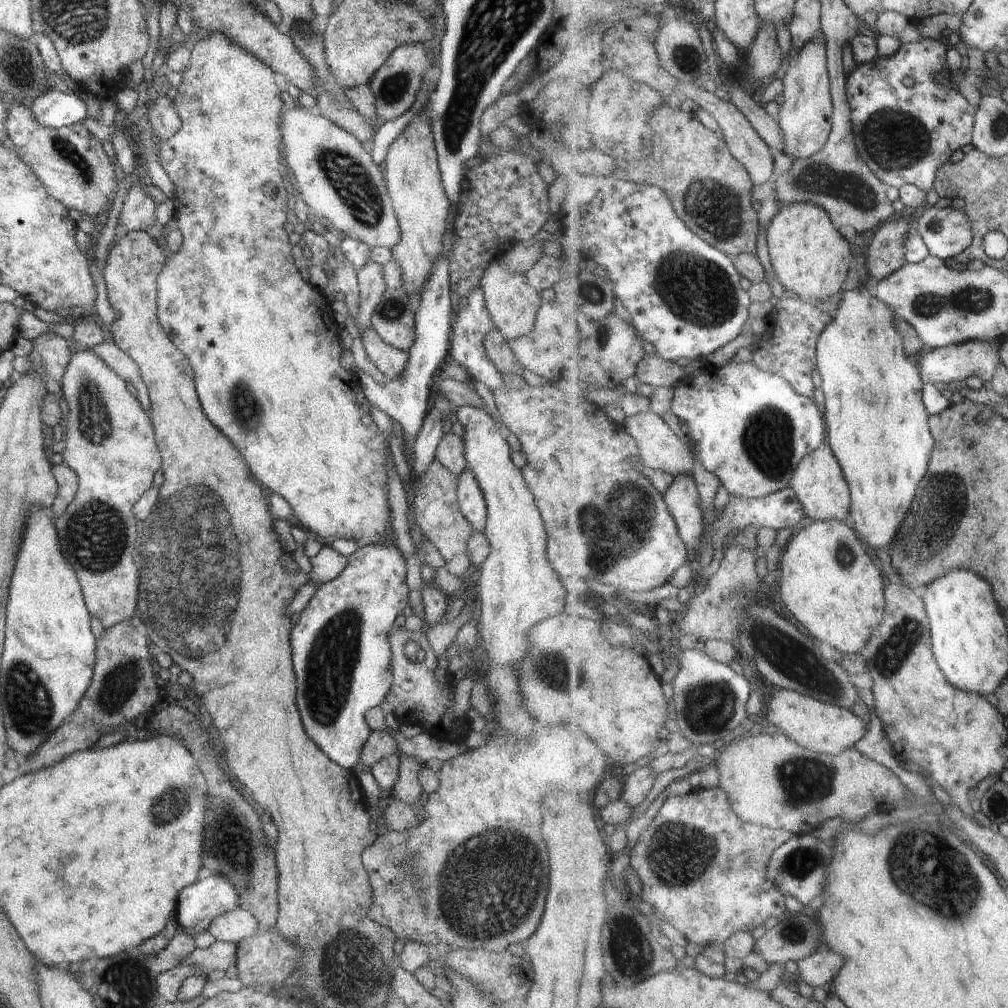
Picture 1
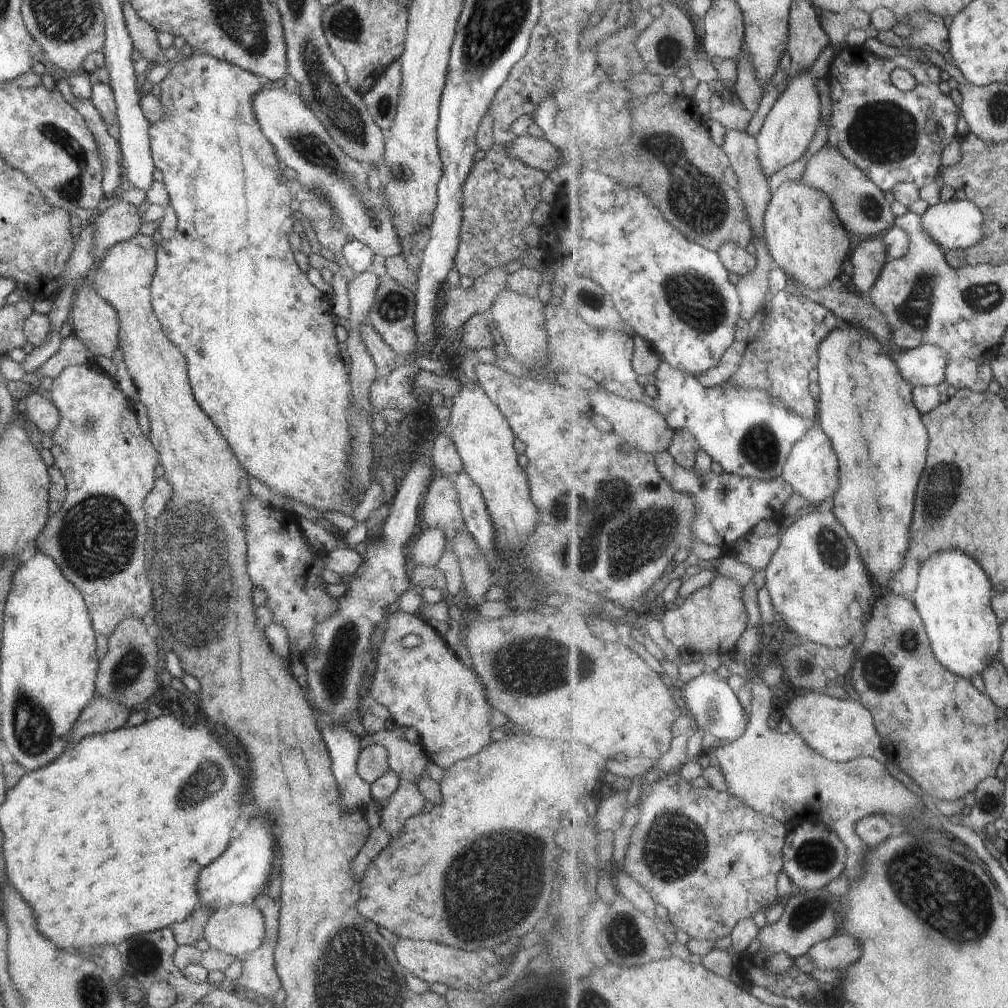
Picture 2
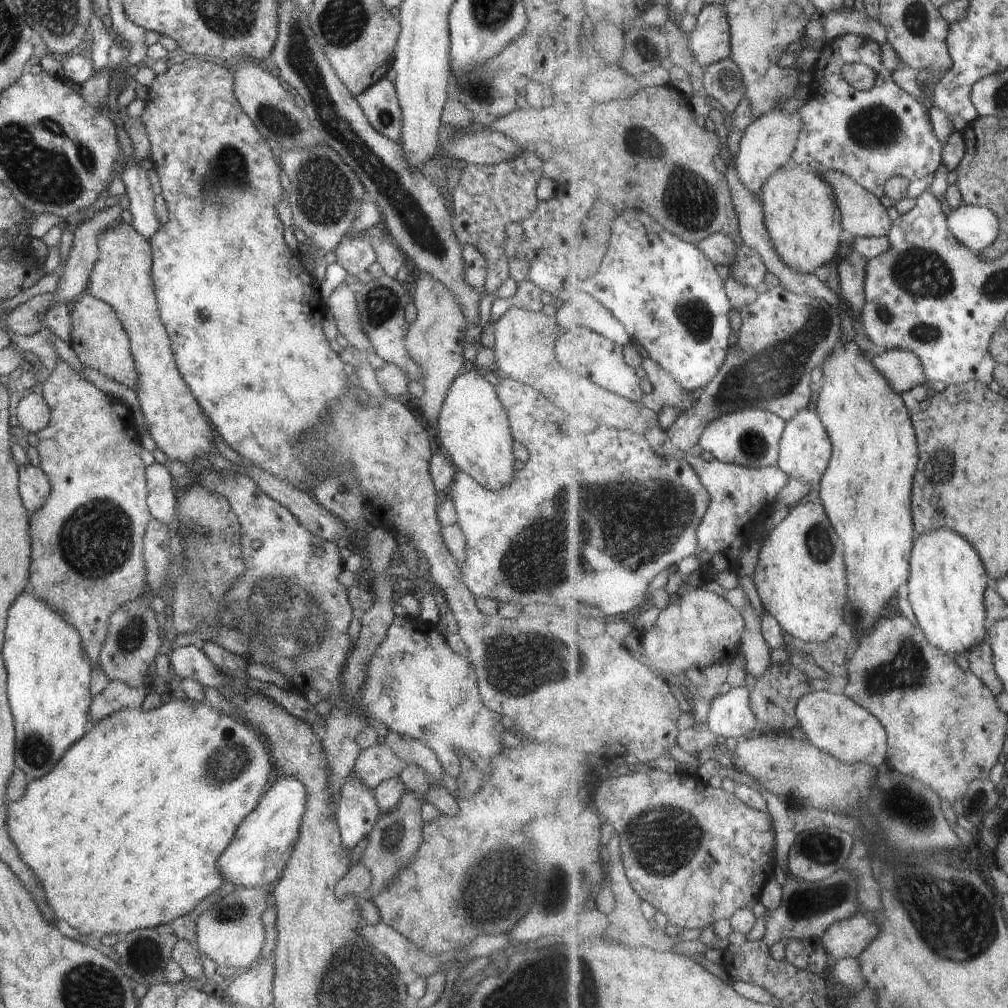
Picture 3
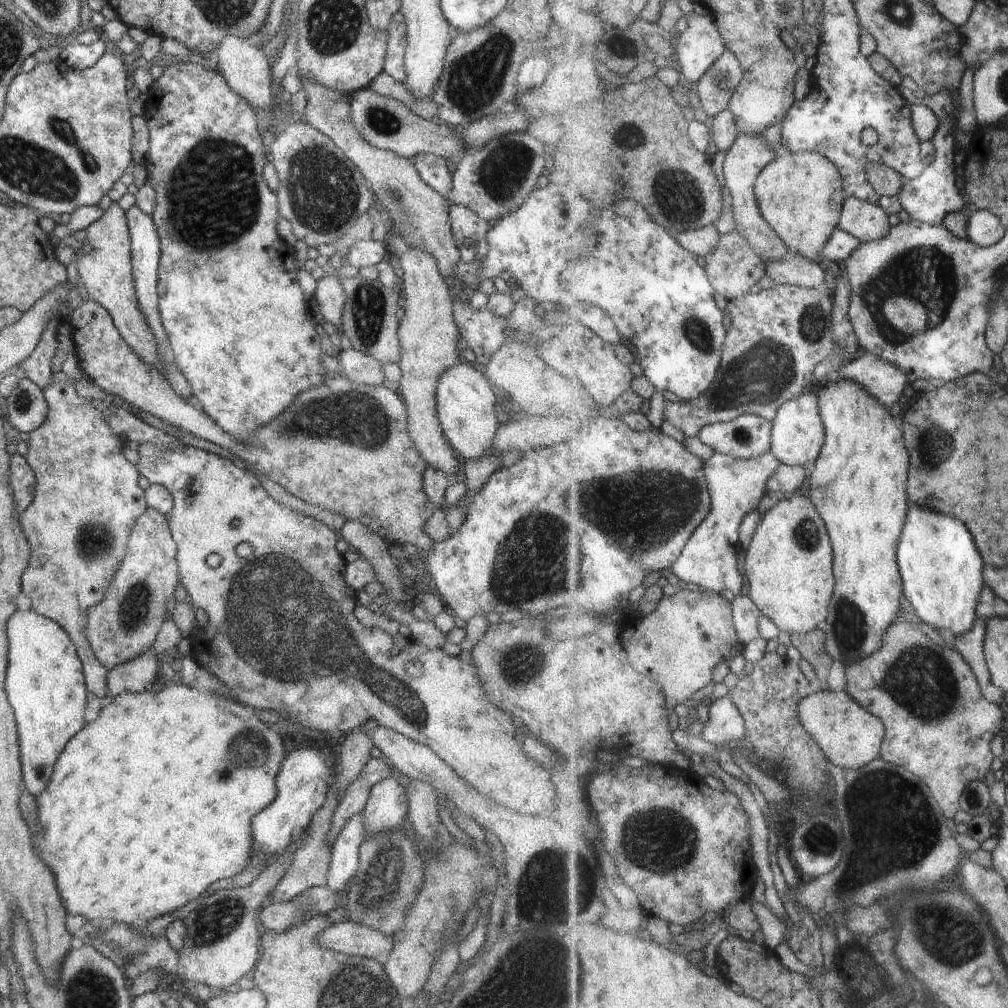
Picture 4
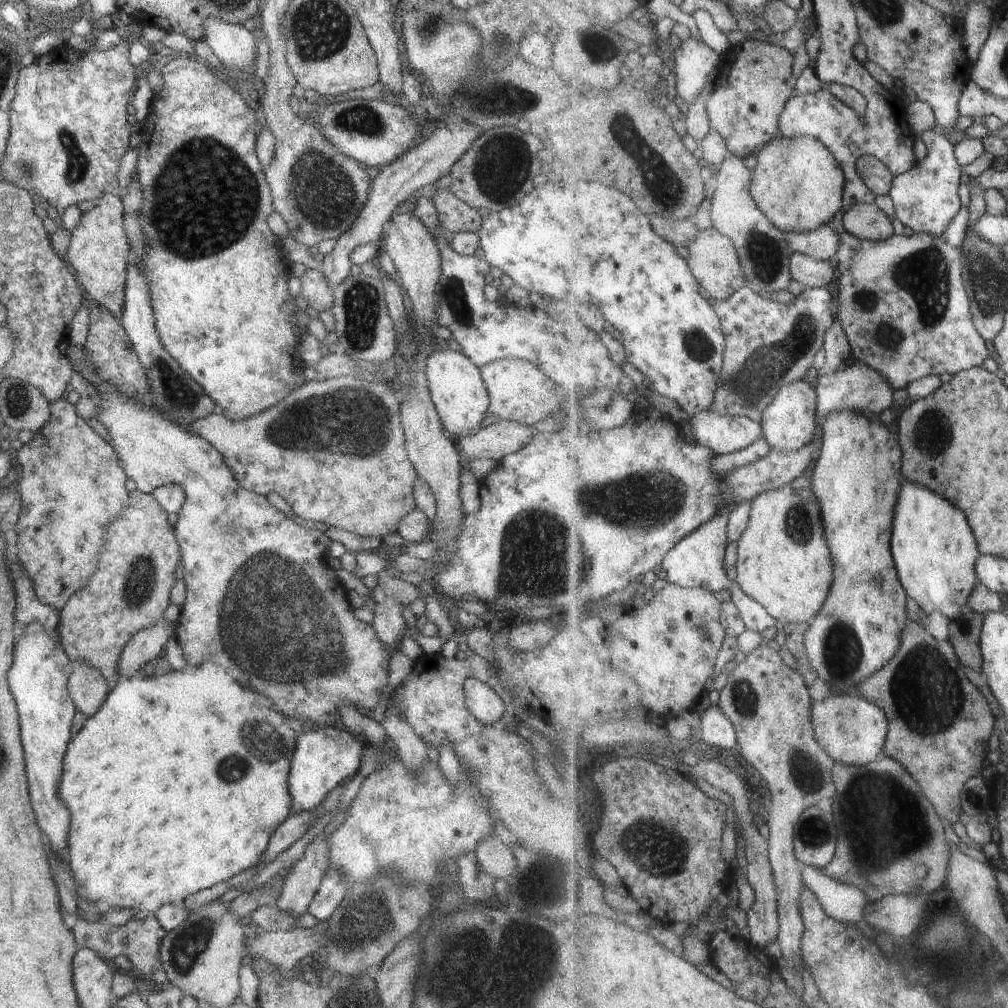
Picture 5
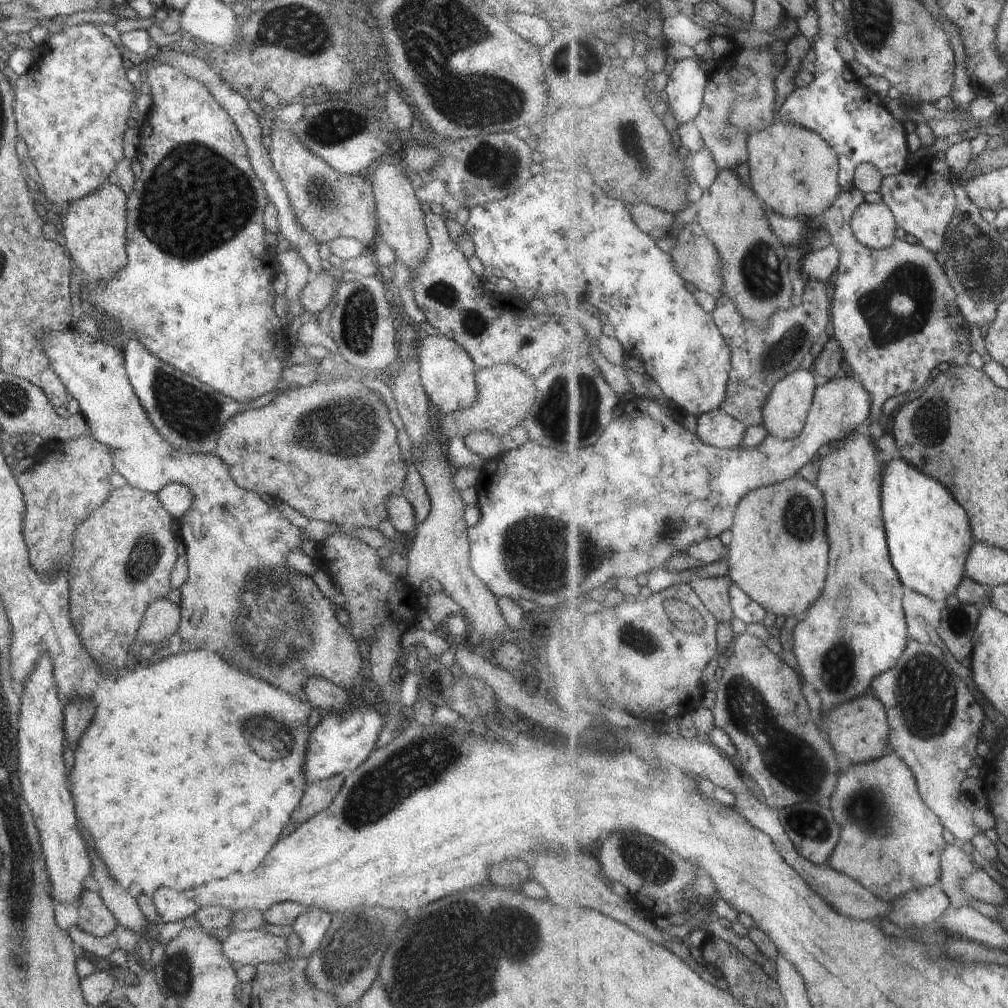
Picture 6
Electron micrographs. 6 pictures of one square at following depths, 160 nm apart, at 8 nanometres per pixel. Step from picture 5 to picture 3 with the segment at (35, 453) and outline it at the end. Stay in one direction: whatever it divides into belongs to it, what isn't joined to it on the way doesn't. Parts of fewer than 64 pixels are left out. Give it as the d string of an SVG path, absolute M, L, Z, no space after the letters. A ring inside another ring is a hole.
M65 360L56 361L55 367L48 379L41 384L43 397L51 408L51 419L46 428L37 432L38 445L37 450L40 455L40 467L48 477L51 493L43 504L43 507L29 515L29 537L31 540L31 563L29 566L30 591L39 599L45 600L51 607L55 608L70 624L74 627L82 639L83 647L93 668L94 664L99 664L99 654L107 637L109 620L114 611L117 611L122 605L130 601L137 601L143 597L148 597L151 592L147 587L147 570L143 557L143 540L146 534L147 526L153 516L147 505L148 487L145 477L145 468L142 459L140 459L140 435L135 428L134 415L121 400L113 398L104 391L98 389L94 383L88 379L83 379L72 369Z

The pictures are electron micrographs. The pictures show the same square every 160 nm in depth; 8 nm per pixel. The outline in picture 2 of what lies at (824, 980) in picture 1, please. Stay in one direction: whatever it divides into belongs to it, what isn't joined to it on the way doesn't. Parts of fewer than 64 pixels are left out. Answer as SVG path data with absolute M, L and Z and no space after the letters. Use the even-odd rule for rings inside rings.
M840 934L816 942L808 955L814 967L820 970L847 970L862 958L862 948L856 946L858 940L850 934Z

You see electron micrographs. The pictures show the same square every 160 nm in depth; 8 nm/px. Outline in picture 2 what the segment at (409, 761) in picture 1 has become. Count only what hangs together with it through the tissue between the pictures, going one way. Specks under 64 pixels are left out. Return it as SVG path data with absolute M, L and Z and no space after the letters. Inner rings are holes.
M399 779L398 788L389 798L387 806L380 811L380 824L395 839L408 818L422 813L426 801L416 784Z

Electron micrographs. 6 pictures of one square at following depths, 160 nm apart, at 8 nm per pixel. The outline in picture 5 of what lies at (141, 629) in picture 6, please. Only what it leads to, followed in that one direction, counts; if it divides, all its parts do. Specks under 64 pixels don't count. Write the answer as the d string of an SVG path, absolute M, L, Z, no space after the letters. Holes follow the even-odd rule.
M160 620L154 626L137 632L121 652L117 673L119 676L133 677L142 674L142 666L156 660L165 650L165 644L172 634L176 624Z

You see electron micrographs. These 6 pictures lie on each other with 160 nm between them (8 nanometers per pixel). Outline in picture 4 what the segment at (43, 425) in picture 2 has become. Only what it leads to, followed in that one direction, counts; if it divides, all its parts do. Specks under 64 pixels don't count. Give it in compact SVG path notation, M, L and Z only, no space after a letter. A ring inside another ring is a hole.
M28 377L19 380L6 402L6 418L19 432L28 434L44 424L48 412L47 400L43 390Z

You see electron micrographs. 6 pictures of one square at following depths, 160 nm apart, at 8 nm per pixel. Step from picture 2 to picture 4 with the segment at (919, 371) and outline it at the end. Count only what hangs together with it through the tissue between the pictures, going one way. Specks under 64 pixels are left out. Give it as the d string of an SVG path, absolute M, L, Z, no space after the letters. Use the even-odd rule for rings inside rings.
M872 353L857 358L839 372L844 378L862 382L886 406L894 406L904 398L908 384L912 383L910 375L901 366Z

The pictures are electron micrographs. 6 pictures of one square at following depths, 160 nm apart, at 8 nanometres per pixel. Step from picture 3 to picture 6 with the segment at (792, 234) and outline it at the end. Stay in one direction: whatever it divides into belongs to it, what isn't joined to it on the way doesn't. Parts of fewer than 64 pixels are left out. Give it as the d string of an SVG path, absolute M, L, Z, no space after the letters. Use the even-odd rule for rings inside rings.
M784 121L763 131L755 131L749 138L750 170L752 186L766 207L789 219L810 220L821 218L834 206L842 192L839 176L841 160L837 150L819 132Z

